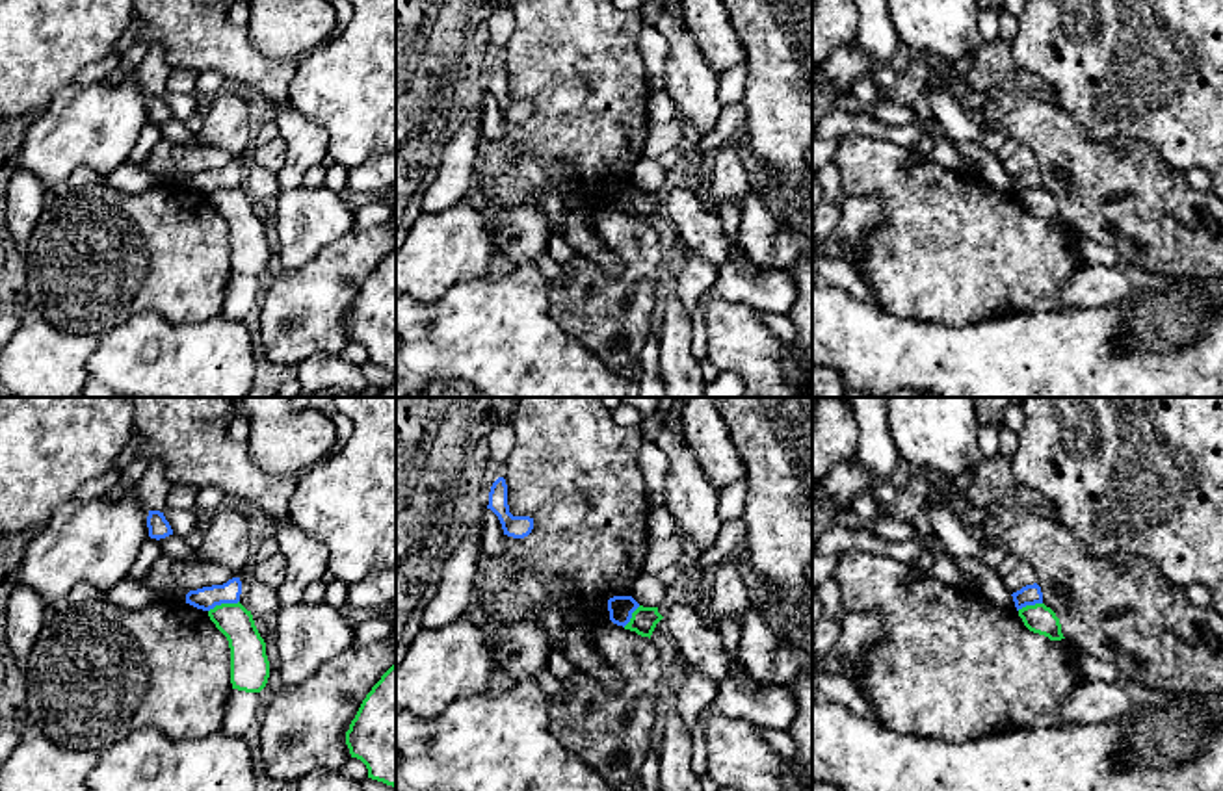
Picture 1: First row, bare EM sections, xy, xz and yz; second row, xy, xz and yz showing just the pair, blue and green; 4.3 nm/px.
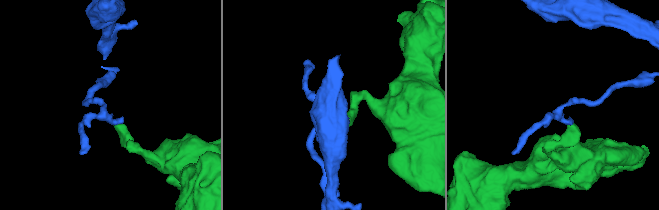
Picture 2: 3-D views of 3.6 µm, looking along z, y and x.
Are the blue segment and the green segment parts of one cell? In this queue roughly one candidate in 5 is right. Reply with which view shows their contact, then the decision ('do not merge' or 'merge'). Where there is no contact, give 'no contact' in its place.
contact in xy; do not merge

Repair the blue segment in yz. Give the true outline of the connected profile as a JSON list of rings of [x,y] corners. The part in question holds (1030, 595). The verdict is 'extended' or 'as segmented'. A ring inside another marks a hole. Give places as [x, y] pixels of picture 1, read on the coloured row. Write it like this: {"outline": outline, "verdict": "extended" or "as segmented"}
{"outline": [[[1037,583],[1026,585],[1020,590],[1013,592],[1011,596],[1013,596],[1017,611],[1026,605],[1043,603],[1043,592]]], "verdict": "as segmented"}

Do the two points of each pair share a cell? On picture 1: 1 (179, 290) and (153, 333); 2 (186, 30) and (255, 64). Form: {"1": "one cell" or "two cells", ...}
{"1": "two cells", "2": "one cell"}

